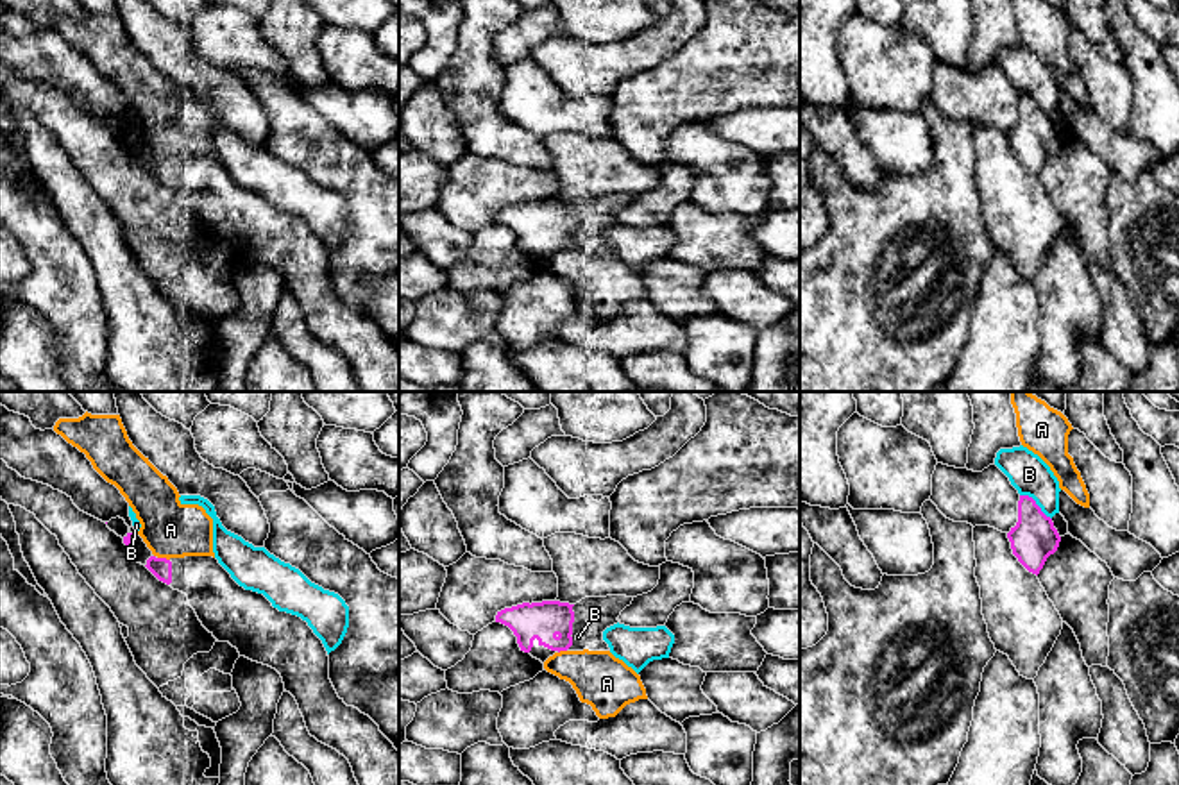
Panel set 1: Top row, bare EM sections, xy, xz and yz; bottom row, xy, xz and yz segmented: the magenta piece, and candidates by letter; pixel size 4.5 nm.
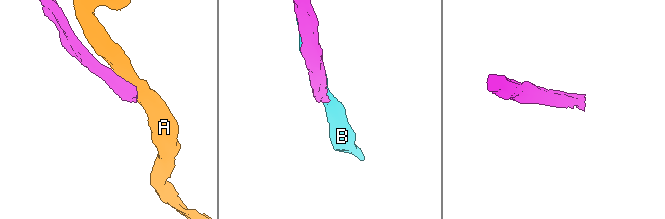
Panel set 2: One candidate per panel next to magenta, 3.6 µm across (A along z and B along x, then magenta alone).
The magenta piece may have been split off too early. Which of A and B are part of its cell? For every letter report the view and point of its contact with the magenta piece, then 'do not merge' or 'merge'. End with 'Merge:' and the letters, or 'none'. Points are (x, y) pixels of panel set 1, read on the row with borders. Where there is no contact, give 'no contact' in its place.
A: meets magenta in xy at (163, 558); do not merge
B: meets magenta in yz at (1034, 503); do not merge
Merge: none

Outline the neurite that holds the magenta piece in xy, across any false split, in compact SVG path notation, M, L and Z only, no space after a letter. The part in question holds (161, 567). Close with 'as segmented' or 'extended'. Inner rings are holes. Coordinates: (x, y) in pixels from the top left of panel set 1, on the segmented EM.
M127 533L123 544L159 581L188 595L199 620L218 642L229 642L240 656L281 674L284 690L295 697L310 735L349 760L358 785L399 785L399 751L369 715L338 697L329 679L327 651L306 620L279 612L263 594L240 587L213 556L157 558L138 533Z | extended

